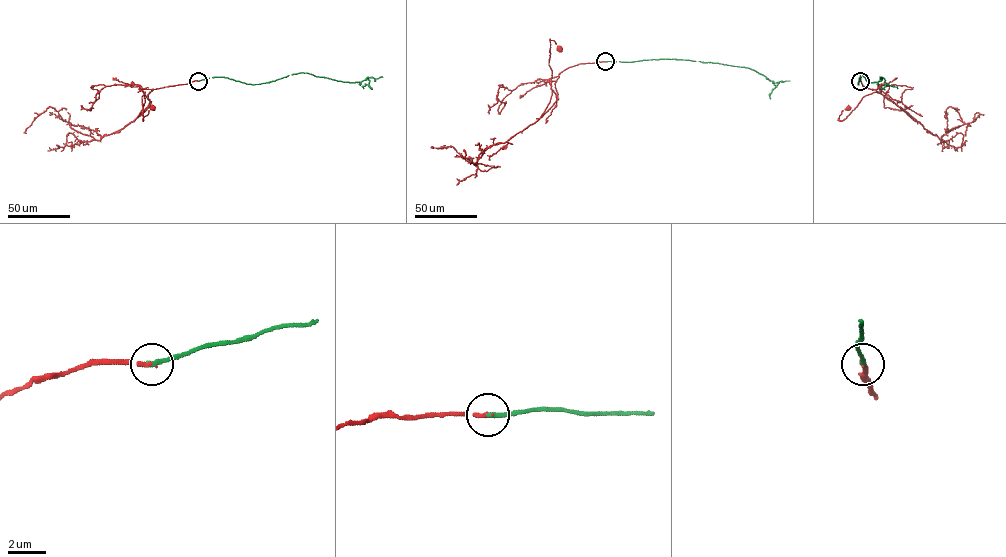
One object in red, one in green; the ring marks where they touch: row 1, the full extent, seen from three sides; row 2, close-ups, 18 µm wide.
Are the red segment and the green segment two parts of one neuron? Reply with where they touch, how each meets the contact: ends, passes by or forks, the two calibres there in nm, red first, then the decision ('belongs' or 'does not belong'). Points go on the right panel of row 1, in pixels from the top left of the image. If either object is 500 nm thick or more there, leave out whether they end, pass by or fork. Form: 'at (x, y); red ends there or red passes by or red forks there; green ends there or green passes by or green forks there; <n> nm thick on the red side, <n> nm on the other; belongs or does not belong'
at (860, 81); red ends there; green ends there; 190 nm thick on the red side, 240 nm on the other; belongs

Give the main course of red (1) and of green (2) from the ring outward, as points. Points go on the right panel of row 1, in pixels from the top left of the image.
1: (861, 80), (862, 85), (878, 89), (879, 93), (864, 96), (846, 118), (839, 120), (841, 112), (847, 108)
2: (861, 80), (861, 77), (858, 84), (861, 72), (868, 82), (878, 82), (883, 77), (887, 84), (897, 88)

